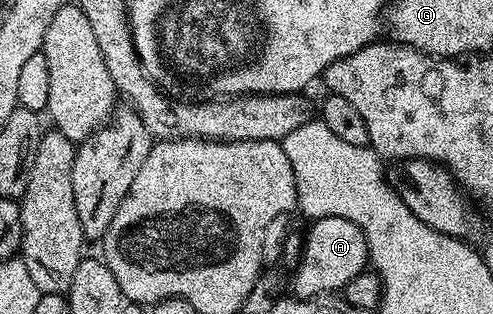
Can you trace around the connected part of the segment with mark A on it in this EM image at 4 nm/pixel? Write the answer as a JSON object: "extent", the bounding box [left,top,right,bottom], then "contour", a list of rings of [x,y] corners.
{"extent":[293,216,369,298],"contour":[[[334,216],[313,220],[310,225],[309,233],[304,233],[301,259],[295,269],[297,277],[293,280],[293,288],[297,292],[294,293],[301,298],[340,293],[345,284],[366,271],[369,264],[363,230],[359,230],[359,226],[347,218]]]}

